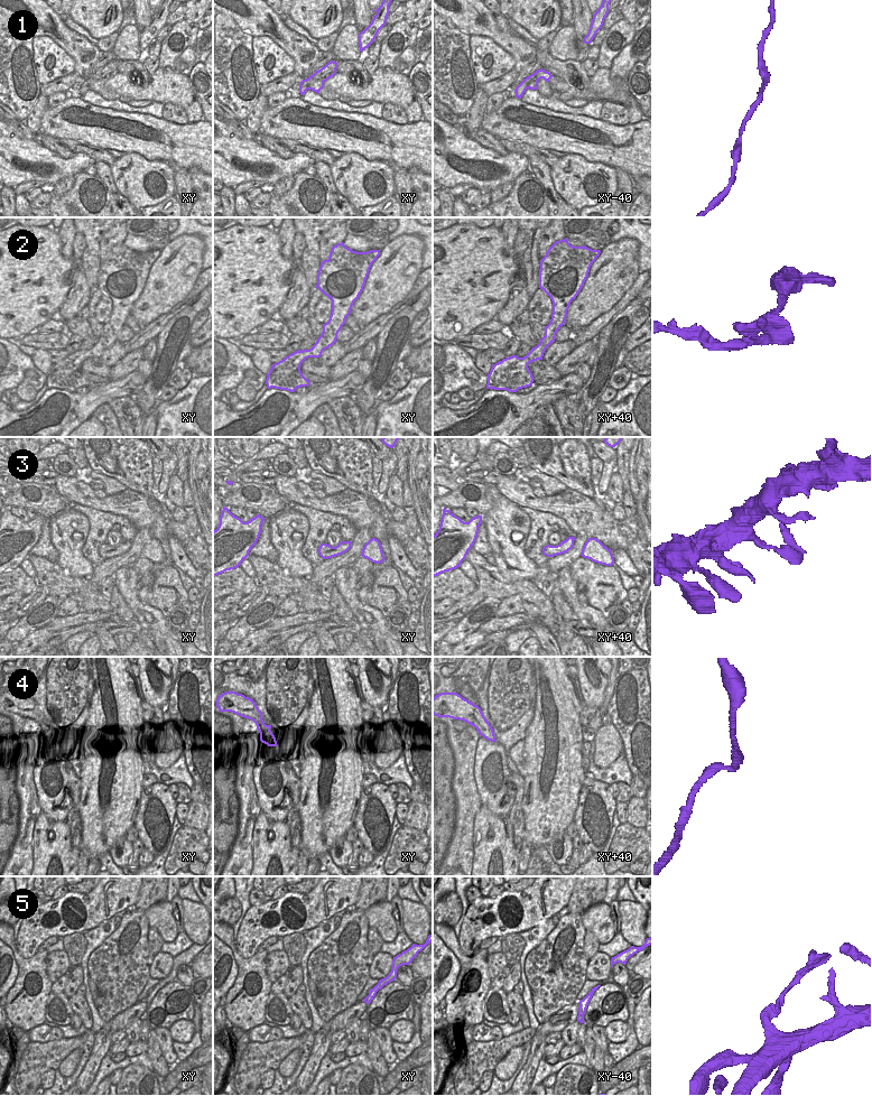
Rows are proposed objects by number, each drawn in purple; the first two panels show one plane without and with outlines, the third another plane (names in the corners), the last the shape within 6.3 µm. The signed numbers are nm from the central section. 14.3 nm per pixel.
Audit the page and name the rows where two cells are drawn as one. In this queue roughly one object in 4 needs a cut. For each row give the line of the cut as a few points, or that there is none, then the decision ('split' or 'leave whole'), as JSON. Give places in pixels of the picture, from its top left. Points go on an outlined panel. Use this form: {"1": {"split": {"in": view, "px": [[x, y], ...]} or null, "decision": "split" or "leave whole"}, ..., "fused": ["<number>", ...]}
{"1": {"split": null, "decision": "leave whole"}, "2": {"split": null, "decision": "leave whole"}, "3": {"split": null, "decision": "leave whole"}, "4": {"split": null, "decision": "leave whole"}, "5": {"split": {"in": "xy", "px": [[373, 987], [378, 990]]}, "decision": "split"}, "fused": ["5"]}

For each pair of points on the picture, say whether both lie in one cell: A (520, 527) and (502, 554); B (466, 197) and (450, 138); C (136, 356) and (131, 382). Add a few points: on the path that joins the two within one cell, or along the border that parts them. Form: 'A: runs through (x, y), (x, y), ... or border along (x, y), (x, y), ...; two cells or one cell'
A: runs through (513, 532), (507, 539), (507, 547); one cell
B: border along (473, 187), (481, 192); two cells
C: border along (137, 369), (119, 379), (110, 381); two cells

